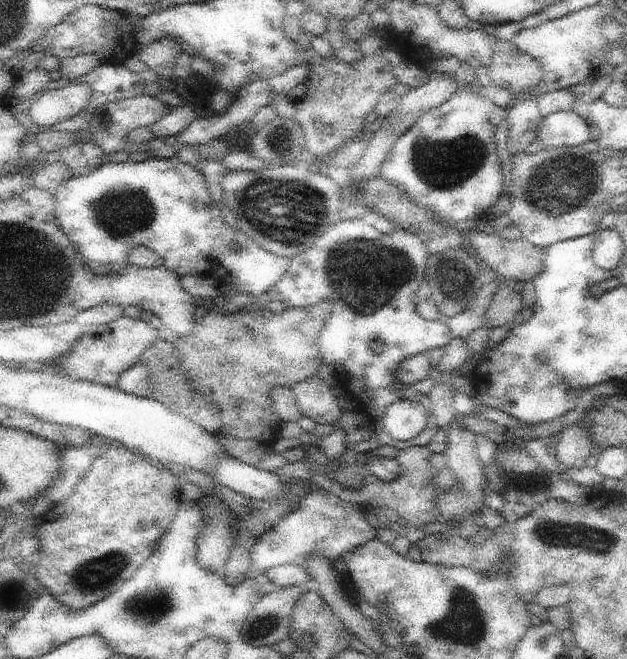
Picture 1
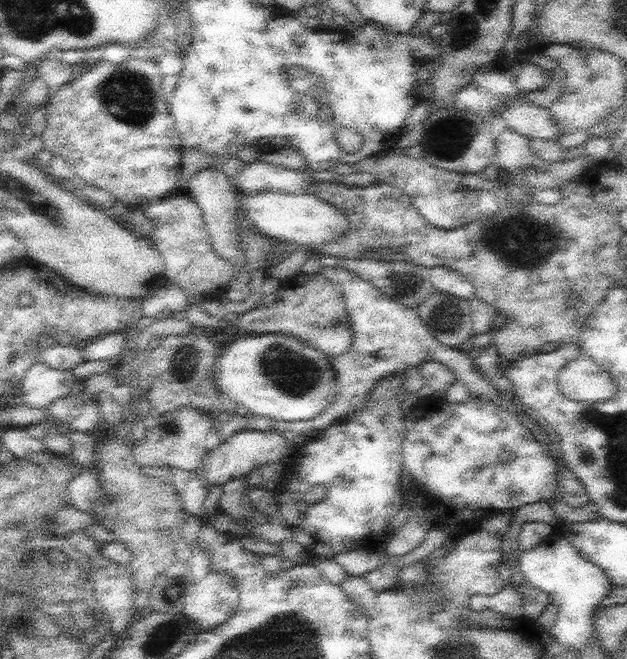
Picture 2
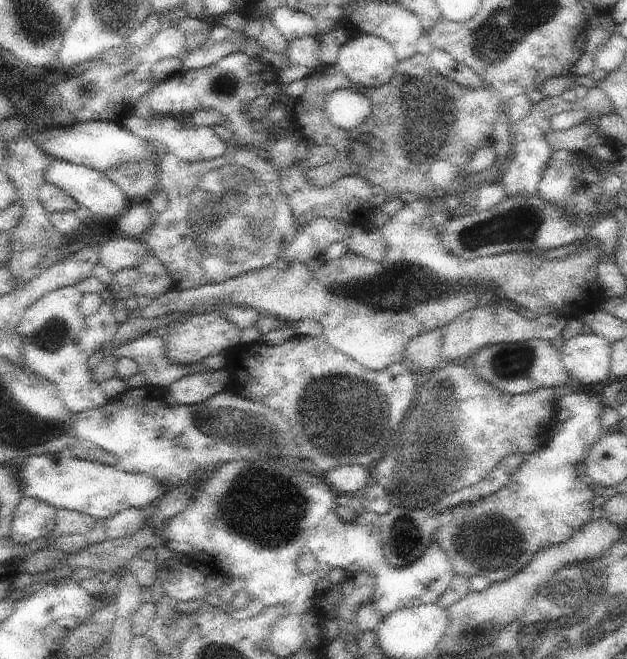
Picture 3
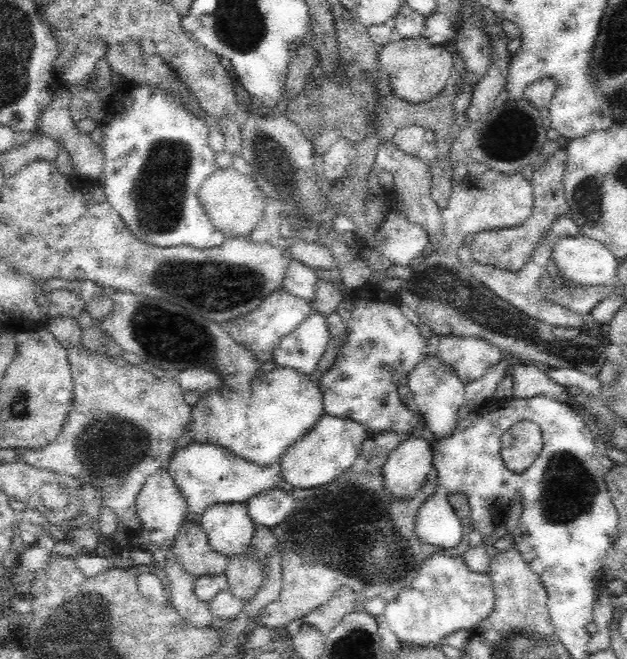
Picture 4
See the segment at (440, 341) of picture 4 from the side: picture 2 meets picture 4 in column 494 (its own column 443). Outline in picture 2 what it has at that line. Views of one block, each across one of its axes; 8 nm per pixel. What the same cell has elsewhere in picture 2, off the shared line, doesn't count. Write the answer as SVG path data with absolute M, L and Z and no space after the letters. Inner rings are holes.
M344 266L324 267L321 273L328 280L338 283L343 288L345 305L353 324L352 346L344 354L331 358L339 393L324 412L320 412L317 417L310 420L286 422L285 420L272 419L271 428L286 437L294 445L295 452L299 450L298 444L306 442L303 438L305 432L315 429L323 431L332 423L344 421L350 414L364 409L366 404L370 403L369 396L373 388L384 377L395 374L403 375L407 368L412 366L420 368L424 362L430 360L440 361L450 368L456 378L465 384L471 395L478 395L485 401L495 402L503 409L516 413L519 419L532 431L532 434L543 444L544 449L549 452L550 436L540 428L538 421L532 419L524 411L518 410L515 404L508 402L498 394L495 384L492 384L491 380L477 369L468 346L458 348L442 345L434 337L430 327L421 319L417 308L410 308L401 302L396 302L393 298L386 296L377 286L364 278L360 278L355 272L346 270Z

